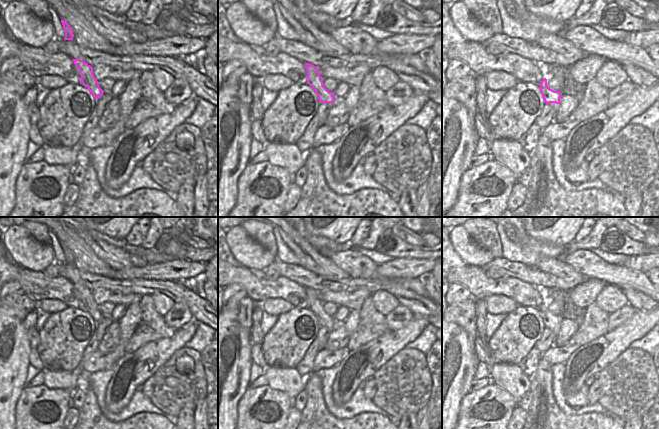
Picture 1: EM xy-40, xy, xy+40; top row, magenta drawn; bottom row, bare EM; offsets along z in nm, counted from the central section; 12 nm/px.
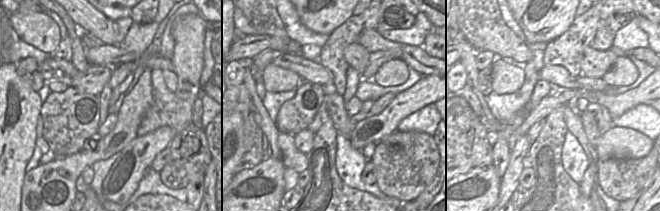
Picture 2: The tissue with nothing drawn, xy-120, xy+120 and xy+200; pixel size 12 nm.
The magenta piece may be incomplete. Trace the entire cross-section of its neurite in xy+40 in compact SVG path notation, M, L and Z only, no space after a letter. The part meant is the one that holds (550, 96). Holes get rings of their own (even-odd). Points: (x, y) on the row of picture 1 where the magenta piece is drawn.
M544 78L540 83L540 91L544 99L544 103L556 103L560 104L561 93L560 91L554 91L547 86L547 79Z

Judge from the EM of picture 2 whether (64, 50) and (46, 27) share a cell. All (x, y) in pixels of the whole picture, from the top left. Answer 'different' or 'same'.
different

